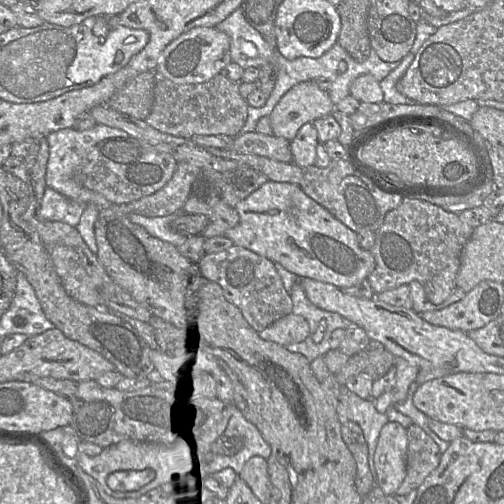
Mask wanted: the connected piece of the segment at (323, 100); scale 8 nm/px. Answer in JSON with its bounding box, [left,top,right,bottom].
[269,81,336,141]

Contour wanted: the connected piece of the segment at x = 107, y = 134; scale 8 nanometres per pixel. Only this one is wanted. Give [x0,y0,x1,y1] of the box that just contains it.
[45,124,129,200]

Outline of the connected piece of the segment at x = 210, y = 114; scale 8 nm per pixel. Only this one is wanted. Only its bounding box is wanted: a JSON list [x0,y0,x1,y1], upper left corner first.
[145,74,248,139]

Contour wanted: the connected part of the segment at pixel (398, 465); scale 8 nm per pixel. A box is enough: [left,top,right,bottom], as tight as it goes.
[373,422,408,496]

